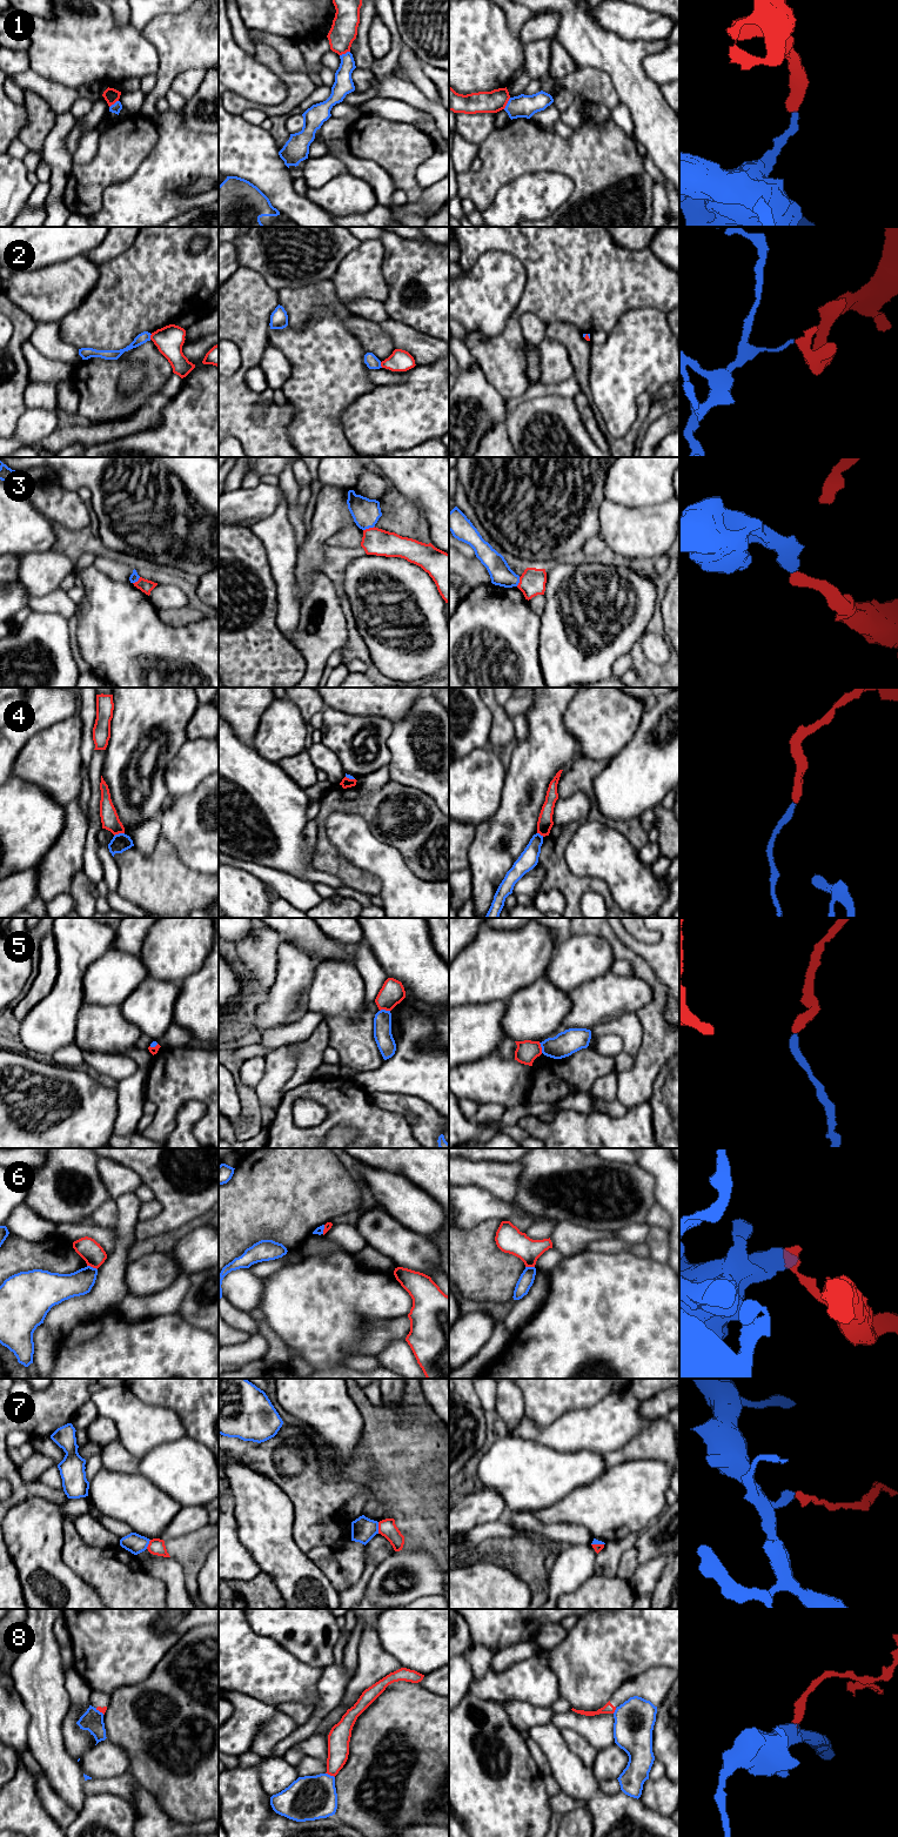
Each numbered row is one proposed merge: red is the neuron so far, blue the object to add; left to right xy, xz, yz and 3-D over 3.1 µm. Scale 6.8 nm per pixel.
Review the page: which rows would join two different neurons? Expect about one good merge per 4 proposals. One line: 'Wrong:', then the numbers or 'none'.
Wrong: 1, 2, 3, 4, 5, 6, 7, 8

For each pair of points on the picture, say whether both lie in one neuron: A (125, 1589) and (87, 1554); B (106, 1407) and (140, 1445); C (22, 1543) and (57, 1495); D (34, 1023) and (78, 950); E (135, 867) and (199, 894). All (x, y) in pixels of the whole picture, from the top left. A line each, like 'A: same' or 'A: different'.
A: same
B: same
C: different
D: same
E: same

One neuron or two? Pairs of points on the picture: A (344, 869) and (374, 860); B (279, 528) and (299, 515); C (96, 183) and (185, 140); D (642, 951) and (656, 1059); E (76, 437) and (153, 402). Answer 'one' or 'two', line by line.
A: two
B: two
C: two
D: two
E: one

